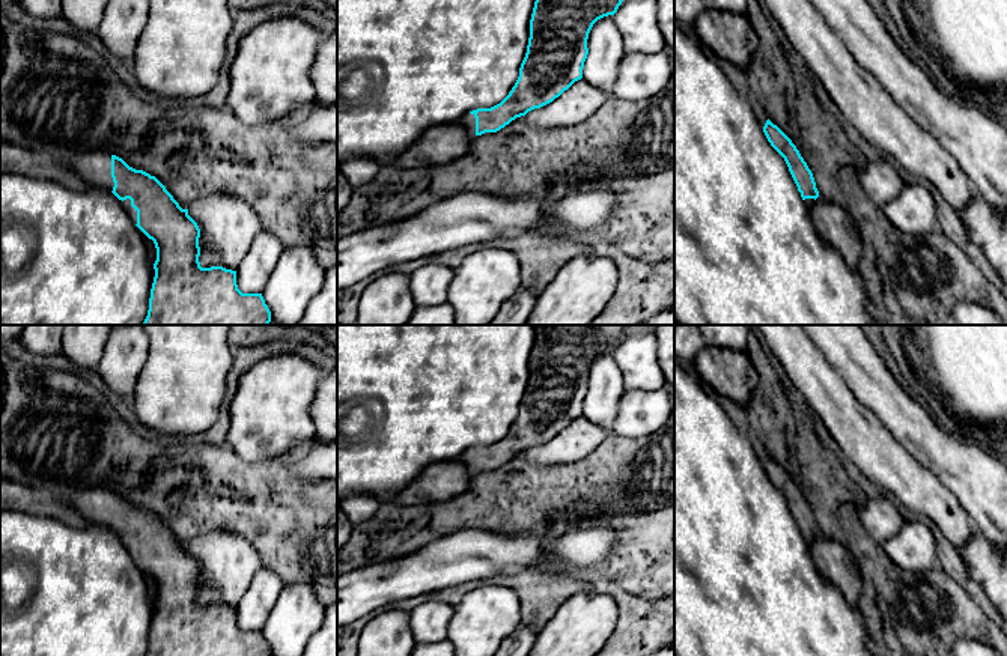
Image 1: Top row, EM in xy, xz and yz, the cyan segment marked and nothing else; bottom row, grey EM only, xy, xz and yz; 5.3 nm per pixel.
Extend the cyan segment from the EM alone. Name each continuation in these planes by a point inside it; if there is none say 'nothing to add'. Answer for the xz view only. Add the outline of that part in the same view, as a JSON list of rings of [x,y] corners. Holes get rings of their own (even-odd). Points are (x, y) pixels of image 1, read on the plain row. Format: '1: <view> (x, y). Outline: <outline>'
1: xz (467, 458). Outline: [[[471,450],[464,451],[458,459],[462,465],[467,466],[470,472],[476,472],[476,454]]]

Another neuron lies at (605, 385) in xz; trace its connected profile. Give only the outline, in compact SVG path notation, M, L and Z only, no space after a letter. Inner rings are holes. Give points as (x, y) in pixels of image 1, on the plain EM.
M613 352L604 354L593 361L587 385L583 415L613 433L619 402L625 393L622 373Z

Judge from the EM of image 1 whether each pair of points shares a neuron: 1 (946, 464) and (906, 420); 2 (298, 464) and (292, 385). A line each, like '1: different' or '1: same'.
1: same
2: different

